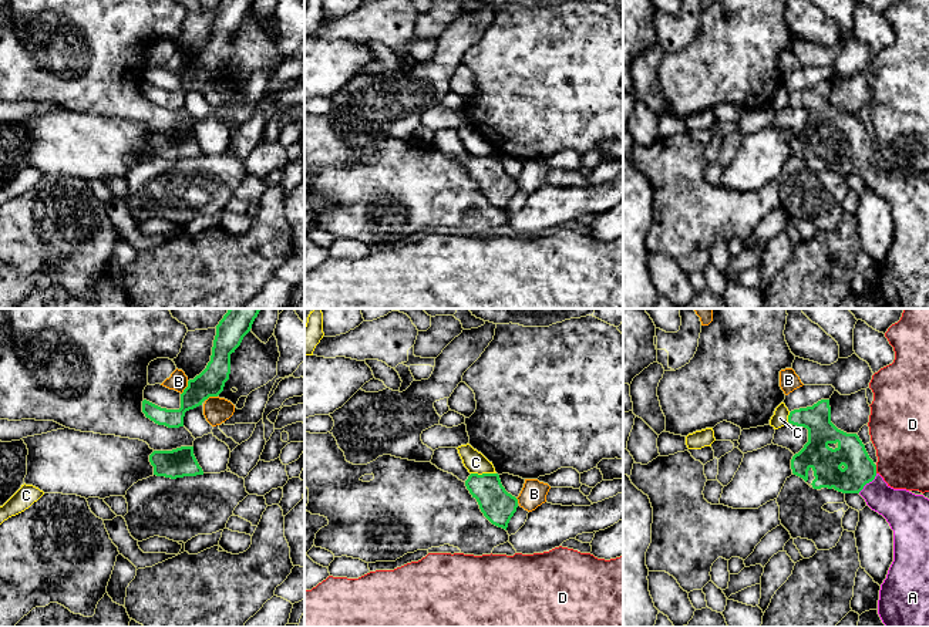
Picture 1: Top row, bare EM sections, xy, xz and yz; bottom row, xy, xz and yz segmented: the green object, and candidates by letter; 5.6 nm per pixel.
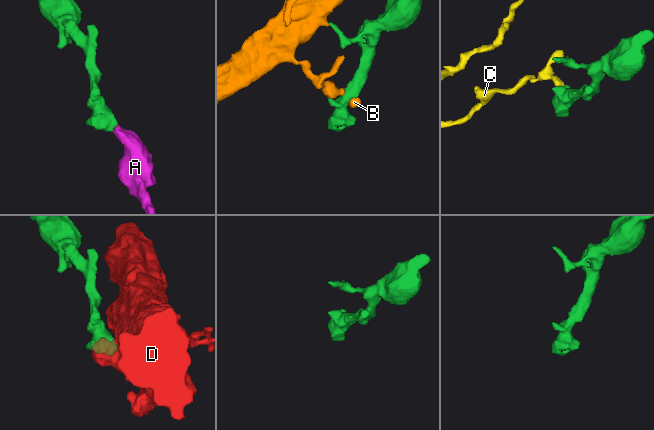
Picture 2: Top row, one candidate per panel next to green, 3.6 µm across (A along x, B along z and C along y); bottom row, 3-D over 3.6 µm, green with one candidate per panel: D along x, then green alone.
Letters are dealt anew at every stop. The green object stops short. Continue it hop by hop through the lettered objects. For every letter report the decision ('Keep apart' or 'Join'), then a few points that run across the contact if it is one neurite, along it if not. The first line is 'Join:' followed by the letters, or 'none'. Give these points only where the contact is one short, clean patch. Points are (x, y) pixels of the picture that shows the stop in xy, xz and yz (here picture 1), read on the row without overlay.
Join: A
A: Join. Line: yz (860, 151), (860, 155), (868, 164), (888, 184), (902, 191)
B: Keep apart. Line: xy (188, 63), (181, 76)
C: Keep apart
D: Keep apart

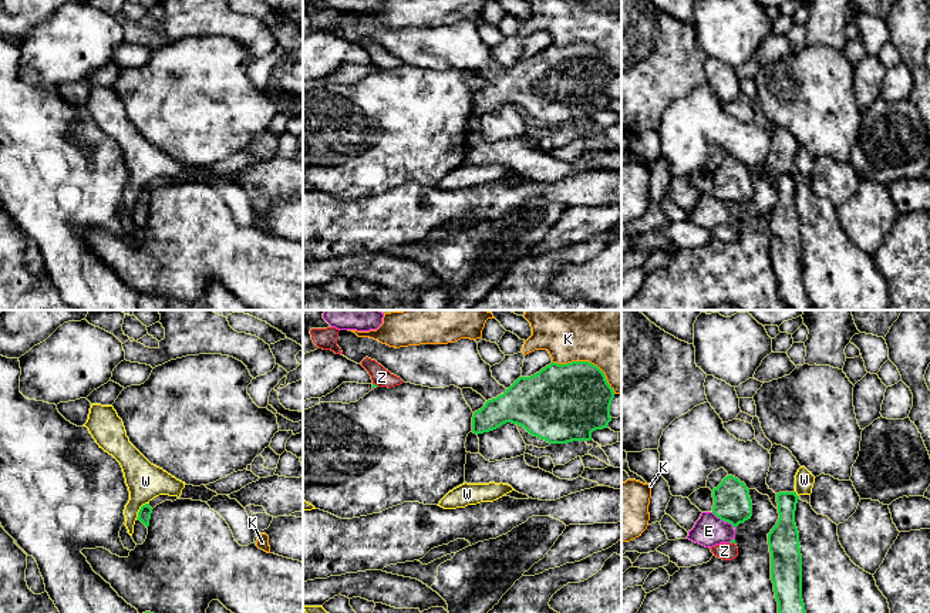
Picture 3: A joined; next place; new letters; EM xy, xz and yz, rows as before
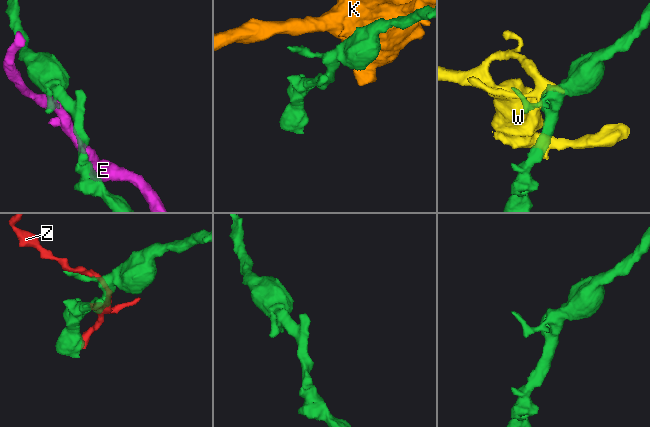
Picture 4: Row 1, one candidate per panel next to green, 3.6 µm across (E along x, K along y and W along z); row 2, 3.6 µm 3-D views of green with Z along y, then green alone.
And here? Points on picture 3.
Join: none
E: Keep apart. Line: yz (711, 194), (734, 208)
K: Keep apart
W: Keep apart. Line: xy (148, 184), (141, 188), (135, 199)
Z: Keep apart

